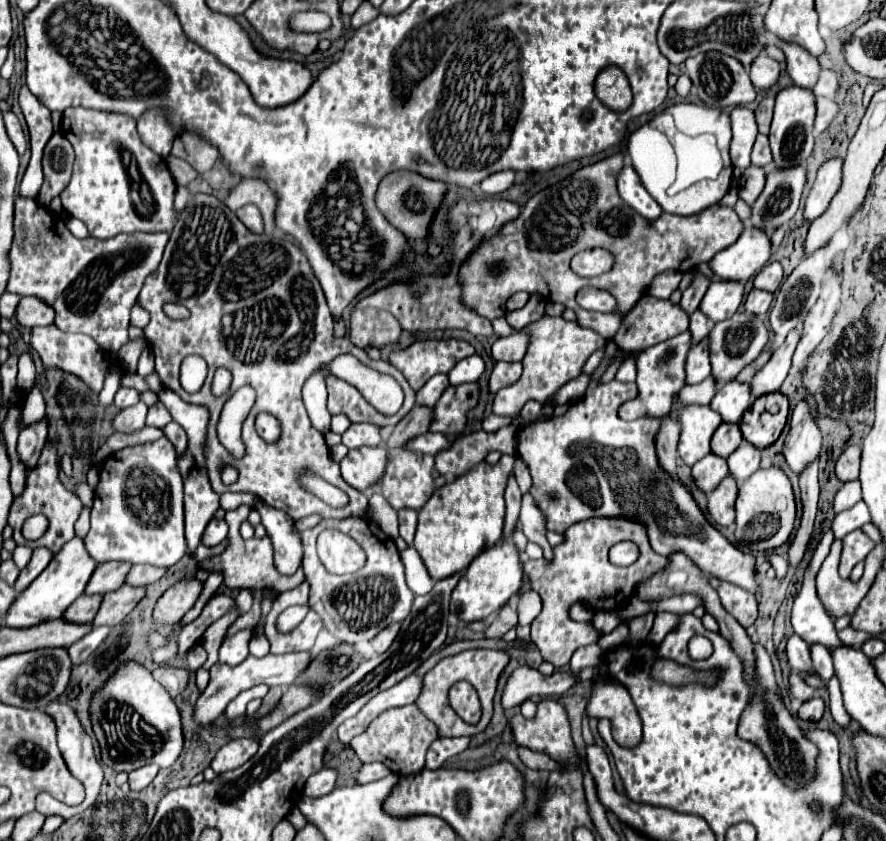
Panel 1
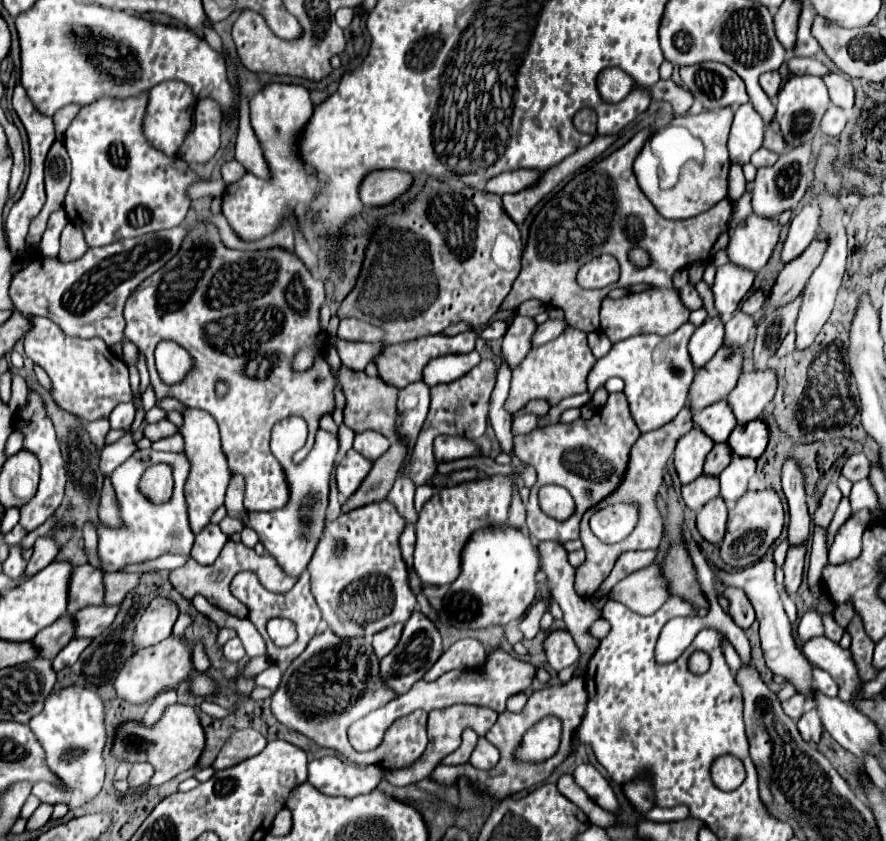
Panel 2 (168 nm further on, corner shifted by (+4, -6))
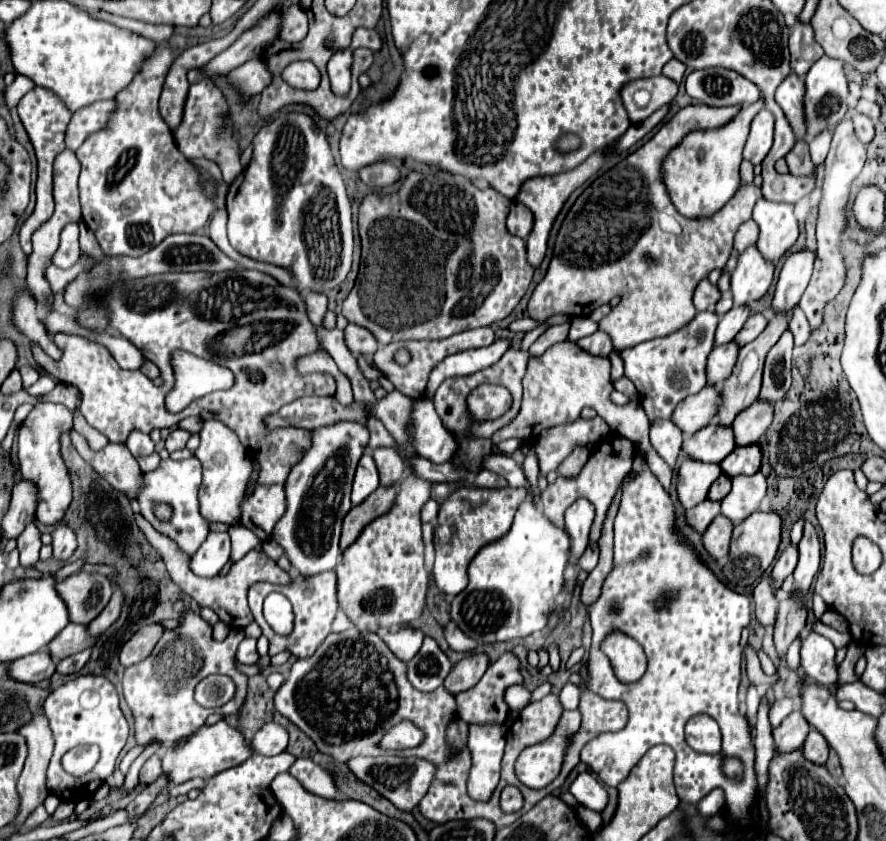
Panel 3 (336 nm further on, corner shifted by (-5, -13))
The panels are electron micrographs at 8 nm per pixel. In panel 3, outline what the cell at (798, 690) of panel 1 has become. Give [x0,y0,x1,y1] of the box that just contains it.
[772,711,810,753]

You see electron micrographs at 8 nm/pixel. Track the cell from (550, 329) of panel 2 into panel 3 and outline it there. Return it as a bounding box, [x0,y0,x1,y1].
[568,317,598,341]

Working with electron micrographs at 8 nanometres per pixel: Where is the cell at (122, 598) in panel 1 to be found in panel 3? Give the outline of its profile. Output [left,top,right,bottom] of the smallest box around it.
[48,623,94,659]

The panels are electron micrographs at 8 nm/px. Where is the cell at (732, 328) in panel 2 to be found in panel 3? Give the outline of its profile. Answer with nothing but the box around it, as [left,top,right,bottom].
[706,343,740,387]

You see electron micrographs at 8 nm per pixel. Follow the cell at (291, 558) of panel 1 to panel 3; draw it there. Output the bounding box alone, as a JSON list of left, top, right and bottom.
[272,423,370,575]

